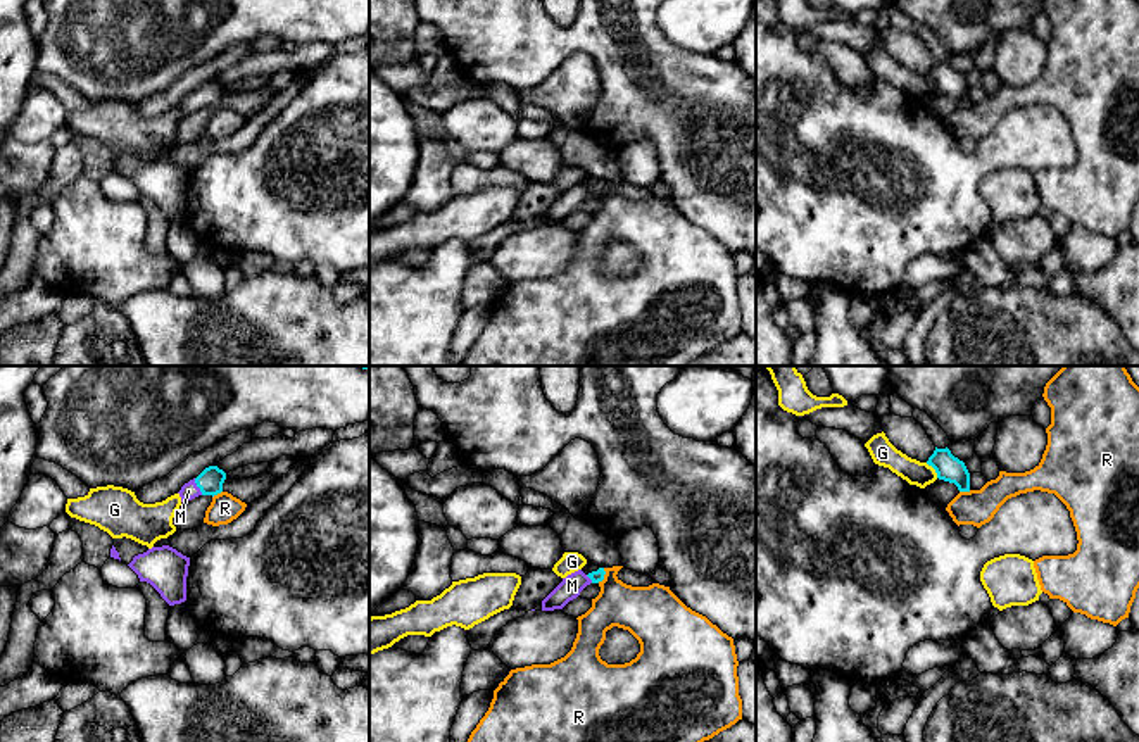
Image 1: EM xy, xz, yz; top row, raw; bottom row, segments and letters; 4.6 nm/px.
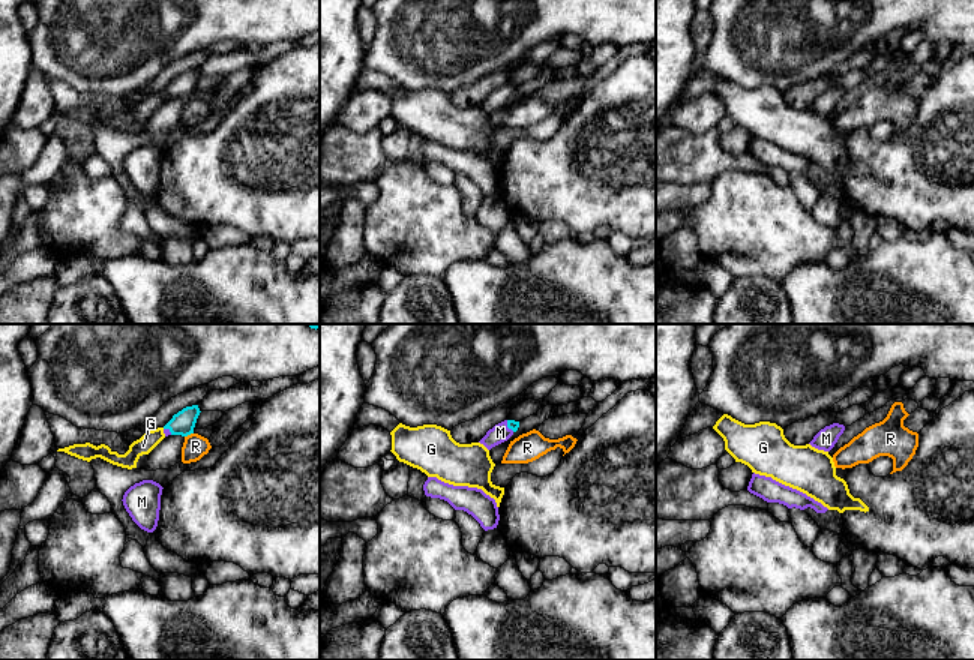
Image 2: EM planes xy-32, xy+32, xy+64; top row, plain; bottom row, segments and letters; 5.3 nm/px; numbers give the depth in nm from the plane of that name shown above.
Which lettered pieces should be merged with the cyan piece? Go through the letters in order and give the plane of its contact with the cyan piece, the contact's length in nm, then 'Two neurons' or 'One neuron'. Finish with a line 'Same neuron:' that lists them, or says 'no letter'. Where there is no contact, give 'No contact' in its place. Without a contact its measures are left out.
G: Touches cyan in yz. Shared border 90 nm. Two neurons
M: Touches cyan in xy. Shared border 90 nm. One neuron
R: Touches cyan in xz. Shared border 80 nm. Two neurons
Same neuron: M

